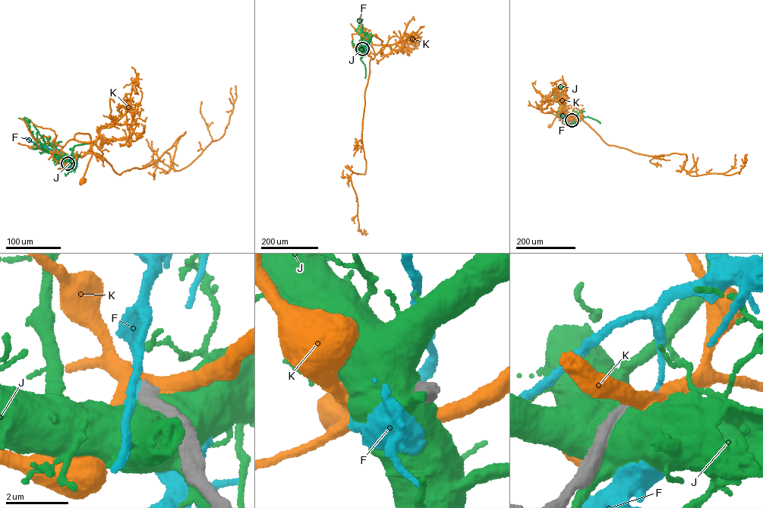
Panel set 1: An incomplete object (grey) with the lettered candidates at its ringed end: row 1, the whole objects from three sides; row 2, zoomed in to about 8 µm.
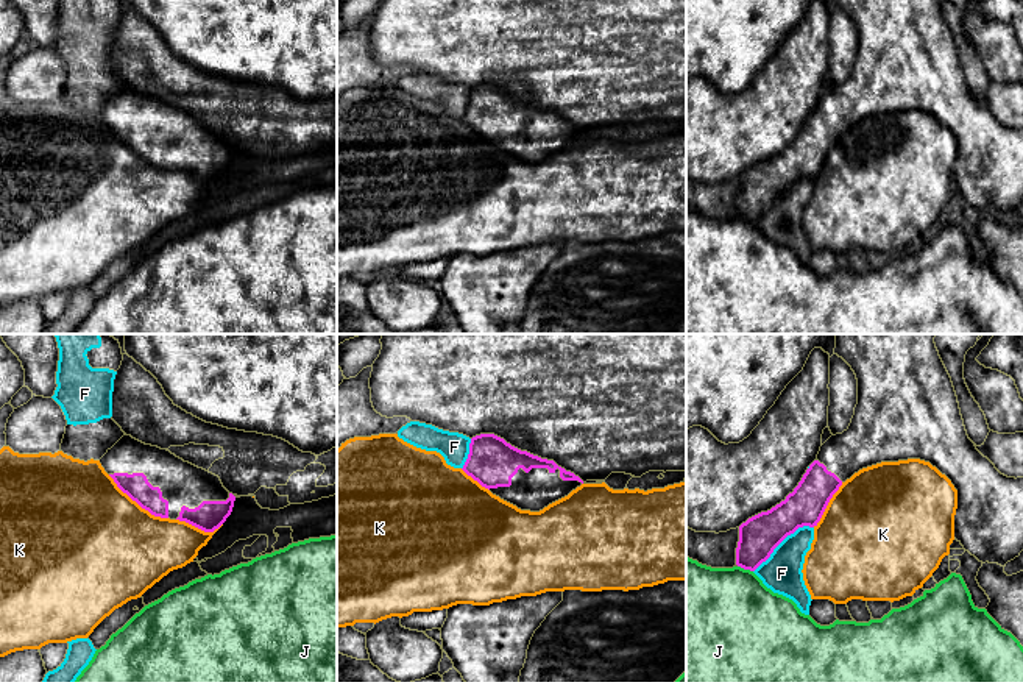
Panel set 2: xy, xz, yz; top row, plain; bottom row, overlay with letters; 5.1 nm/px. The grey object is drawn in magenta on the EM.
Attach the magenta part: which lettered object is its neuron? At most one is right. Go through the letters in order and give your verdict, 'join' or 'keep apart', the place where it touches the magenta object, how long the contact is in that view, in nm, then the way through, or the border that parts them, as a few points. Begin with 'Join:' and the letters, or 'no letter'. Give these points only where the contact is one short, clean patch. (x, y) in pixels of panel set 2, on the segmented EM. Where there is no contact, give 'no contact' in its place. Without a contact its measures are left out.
Join: no letter
F: keep apart; meets magenta in yz at (782, 540); contact 400 nm long
J: keep apart; meets magenta in yz at (746, 568); contact 90 nm long
K: keep apart; meets magenta in xy at (138, 503); contact 380 nm long

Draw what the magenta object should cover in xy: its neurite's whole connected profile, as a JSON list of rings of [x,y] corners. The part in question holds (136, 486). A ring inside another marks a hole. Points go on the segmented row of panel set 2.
[[[125,434],[100,464],[123,493],[154,517],[214,532],[232,512],[235,496],[218,476],[131,435]]]

